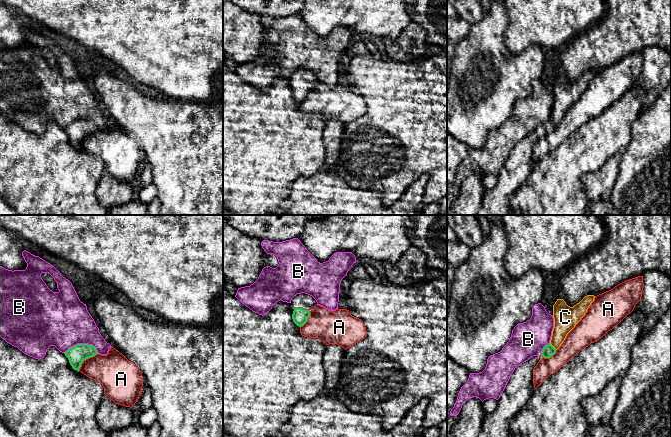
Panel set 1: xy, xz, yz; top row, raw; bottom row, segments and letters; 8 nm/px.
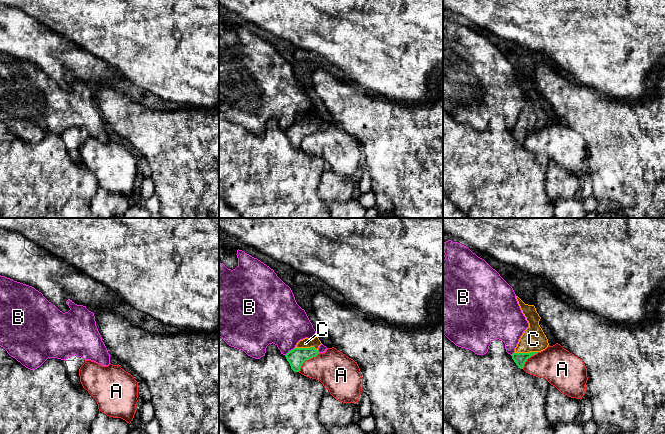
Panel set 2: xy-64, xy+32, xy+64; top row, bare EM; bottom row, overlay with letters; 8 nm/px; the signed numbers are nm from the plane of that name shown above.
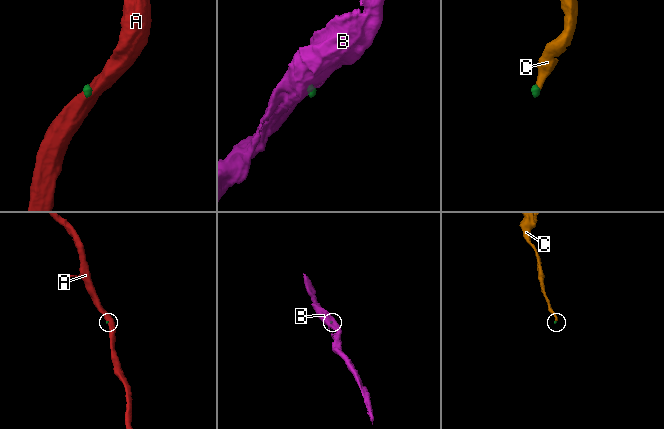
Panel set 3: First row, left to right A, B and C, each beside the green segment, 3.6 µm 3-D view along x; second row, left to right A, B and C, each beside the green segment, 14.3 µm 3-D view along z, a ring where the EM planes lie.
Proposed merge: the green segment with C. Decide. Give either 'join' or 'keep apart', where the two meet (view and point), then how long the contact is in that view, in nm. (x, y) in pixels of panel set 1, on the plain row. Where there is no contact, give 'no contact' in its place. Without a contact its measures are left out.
join; contact yz (552, 122); length 80 nm

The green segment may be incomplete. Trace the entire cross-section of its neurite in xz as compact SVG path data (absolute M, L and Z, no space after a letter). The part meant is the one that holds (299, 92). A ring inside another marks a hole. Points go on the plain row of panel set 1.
M295 84L292 90L293 98L299 103L303 102L309 93L310 88L308 86L303 86L302 84Z

